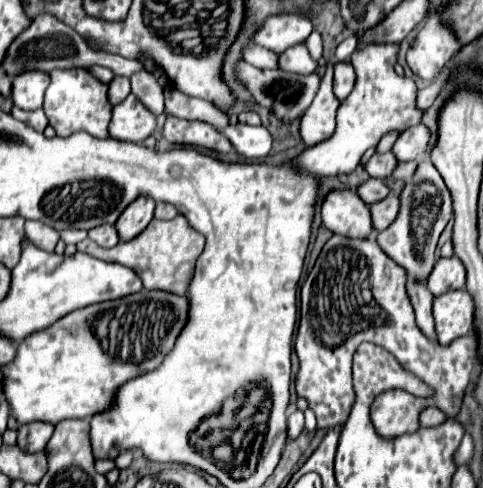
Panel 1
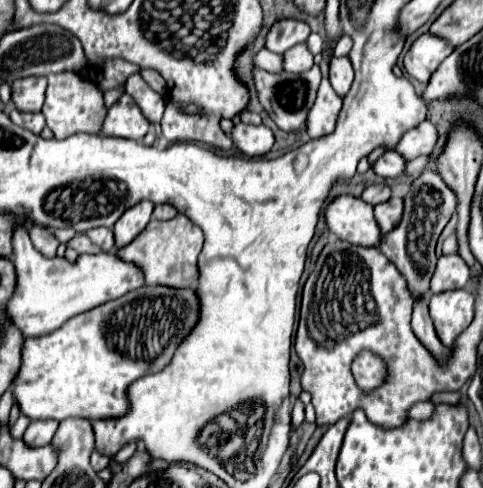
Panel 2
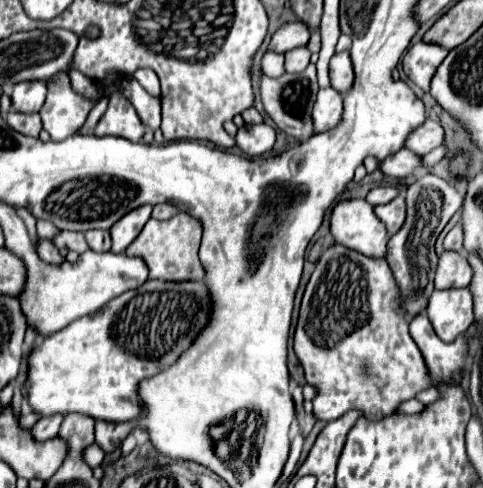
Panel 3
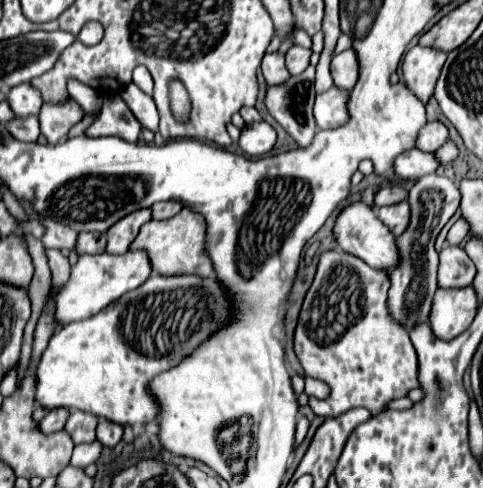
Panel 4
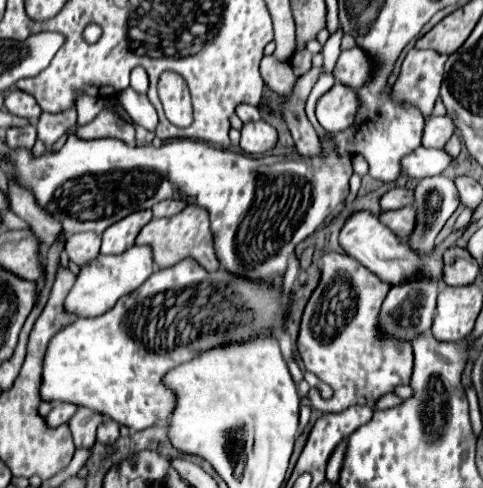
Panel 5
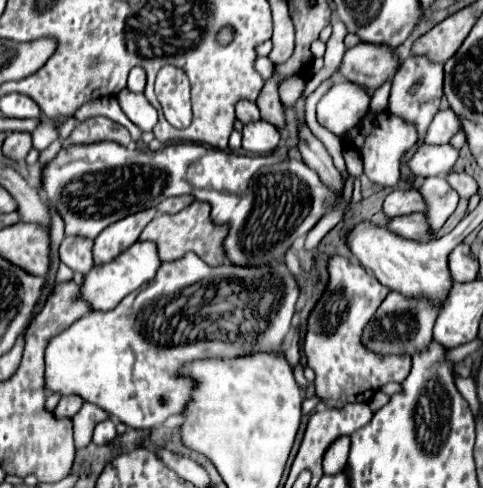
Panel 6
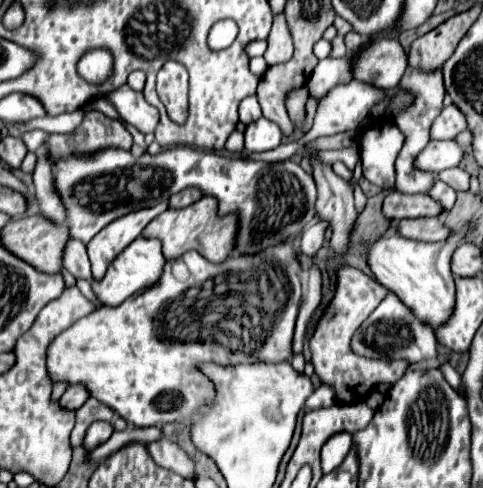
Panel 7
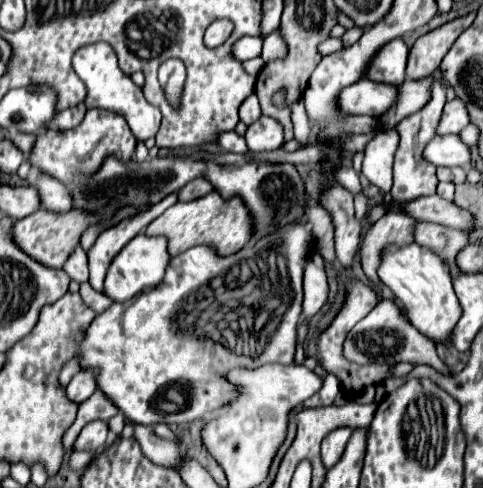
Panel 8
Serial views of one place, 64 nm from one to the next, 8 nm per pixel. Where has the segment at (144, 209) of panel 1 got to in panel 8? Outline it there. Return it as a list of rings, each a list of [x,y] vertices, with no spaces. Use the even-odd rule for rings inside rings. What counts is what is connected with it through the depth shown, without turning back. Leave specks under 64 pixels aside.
[[[170,194],[162,202],[154,204],[152,208],[142,210],[140,214],[134,214],[130,220],[120,220],[106,230],[102,230],[94,242],[94,246],[88,250],[88,262],[90,262],[90,284],[94,290],[102,292],[102,284],[106,278],[106,270],[114,256],[136,236],[140,234],[156,216],[160,216],[166,208],[176,204],[176,194]]]

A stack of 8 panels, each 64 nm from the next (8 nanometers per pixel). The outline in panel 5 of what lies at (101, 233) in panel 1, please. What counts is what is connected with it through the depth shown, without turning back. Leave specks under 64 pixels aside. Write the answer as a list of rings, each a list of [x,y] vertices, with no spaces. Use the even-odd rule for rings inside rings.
[[[82,232],[82,234],[72,234],[68,238],[68,244],[64,246],[64,252],[68,254],[70,260],[74,260],[78,266],[84,266],[84,262],[94,260],[100,254],[100,244],[102,236],[94,232]]]

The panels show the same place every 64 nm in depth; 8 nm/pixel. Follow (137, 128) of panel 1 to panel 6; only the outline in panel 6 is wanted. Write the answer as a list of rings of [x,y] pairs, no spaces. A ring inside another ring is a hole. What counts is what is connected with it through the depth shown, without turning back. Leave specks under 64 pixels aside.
[[[94,116],[94,118],[88,118],[88,120],[76,124],[74,132],[64,142],[64,146],[68,146],[68,144],[92,144],[92,142],[102,142],[102,140],[112,140],[112,142],[118,142],[124,146],[128,146],[132,142],[130,132],[122,124],[112,122],[106,116]]]

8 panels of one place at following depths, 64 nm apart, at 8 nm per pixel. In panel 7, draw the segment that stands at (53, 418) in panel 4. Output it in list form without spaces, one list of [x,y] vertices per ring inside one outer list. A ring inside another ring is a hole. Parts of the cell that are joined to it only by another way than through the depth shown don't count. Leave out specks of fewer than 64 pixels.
[[[68,388],[60,398],[60,406],[64,410],[78,410],[86,400],[88,392],[84,392],[84,388]]]

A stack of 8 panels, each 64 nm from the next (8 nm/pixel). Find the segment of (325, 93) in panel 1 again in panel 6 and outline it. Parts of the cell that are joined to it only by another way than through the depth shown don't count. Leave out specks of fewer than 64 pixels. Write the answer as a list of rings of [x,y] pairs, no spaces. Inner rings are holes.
[[[342,80],[334,84],[318,102],[318,122],[332,134],[342,136],[354,128],[370,104],[370,94],[356,84]]]

